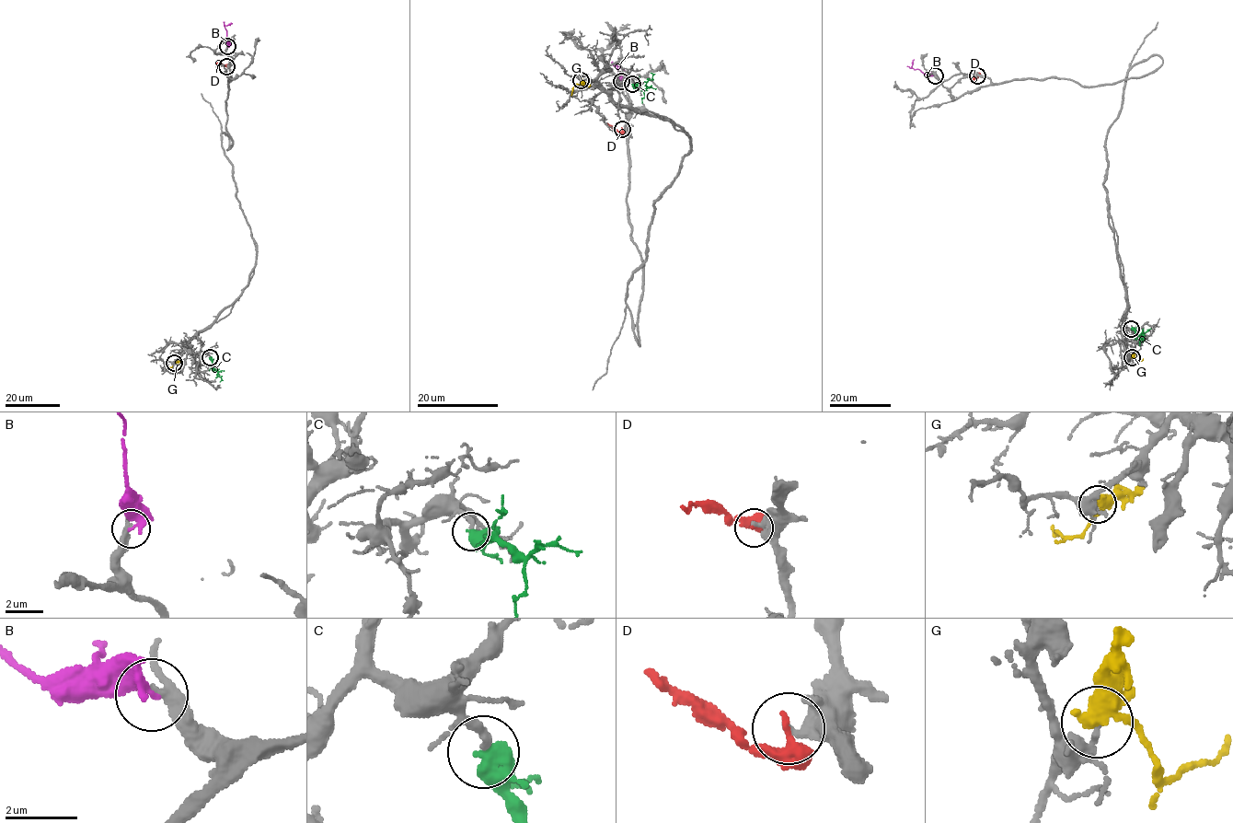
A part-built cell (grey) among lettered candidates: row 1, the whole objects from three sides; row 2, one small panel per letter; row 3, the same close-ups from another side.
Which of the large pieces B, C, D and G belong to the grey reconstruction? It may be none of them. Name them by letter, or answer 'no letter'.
C

